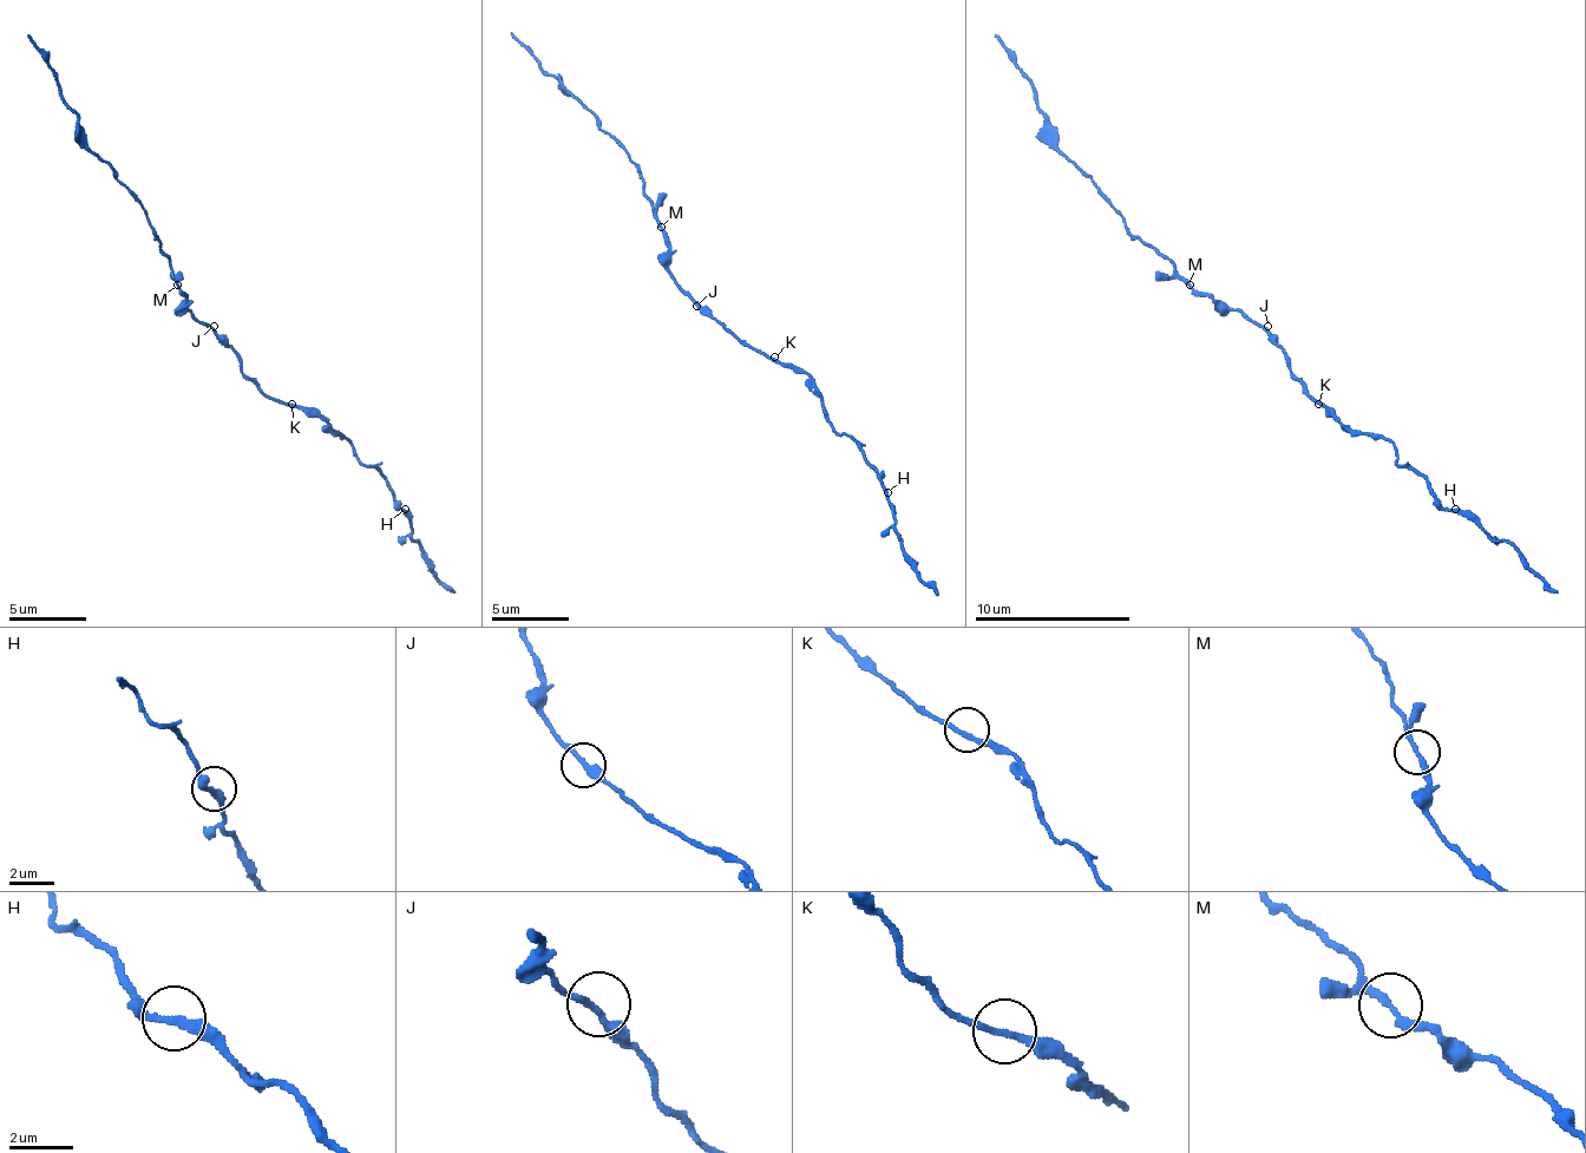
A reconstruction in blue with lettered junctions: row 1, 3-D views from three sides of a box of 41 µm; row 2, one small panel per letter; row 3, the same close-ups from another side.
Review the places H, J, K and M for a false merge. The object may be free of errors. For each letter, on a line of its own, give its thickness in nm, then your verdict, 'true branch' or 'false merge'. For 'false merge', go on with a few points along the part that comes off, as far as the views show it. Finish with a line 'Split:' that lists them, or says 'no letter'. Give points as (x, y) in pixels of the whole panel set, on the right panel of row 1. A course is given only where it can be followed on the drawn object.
H: calibre 200 nm; true branch
J: calibre 220 nm; true branch
K: calibre 200 nm; true branch
M: calibre 200 nm; true branch
Split: no letter

